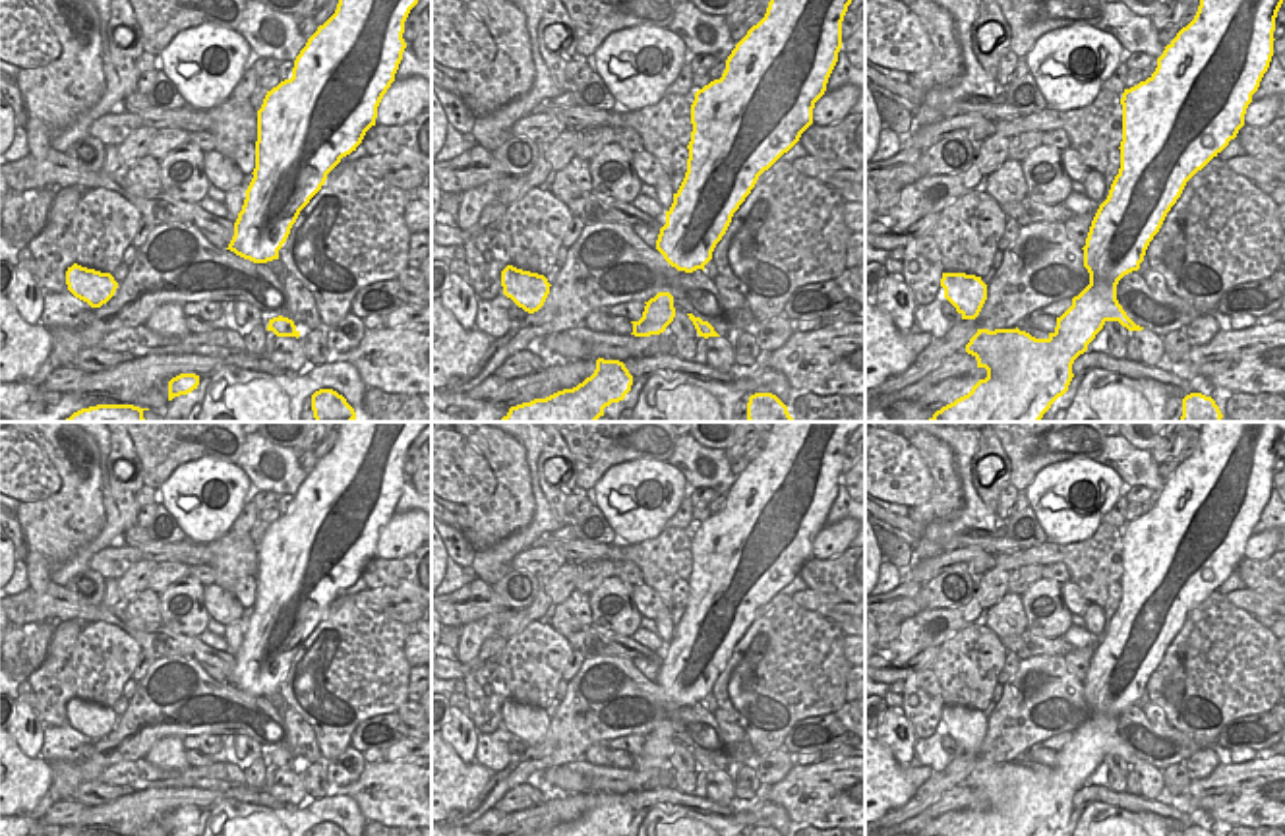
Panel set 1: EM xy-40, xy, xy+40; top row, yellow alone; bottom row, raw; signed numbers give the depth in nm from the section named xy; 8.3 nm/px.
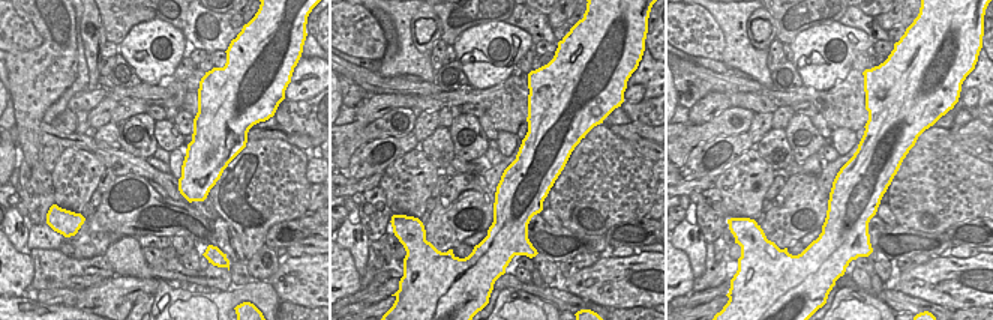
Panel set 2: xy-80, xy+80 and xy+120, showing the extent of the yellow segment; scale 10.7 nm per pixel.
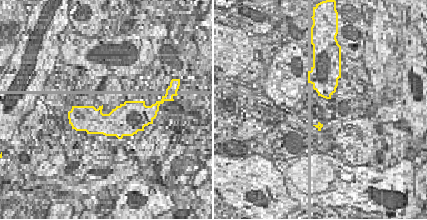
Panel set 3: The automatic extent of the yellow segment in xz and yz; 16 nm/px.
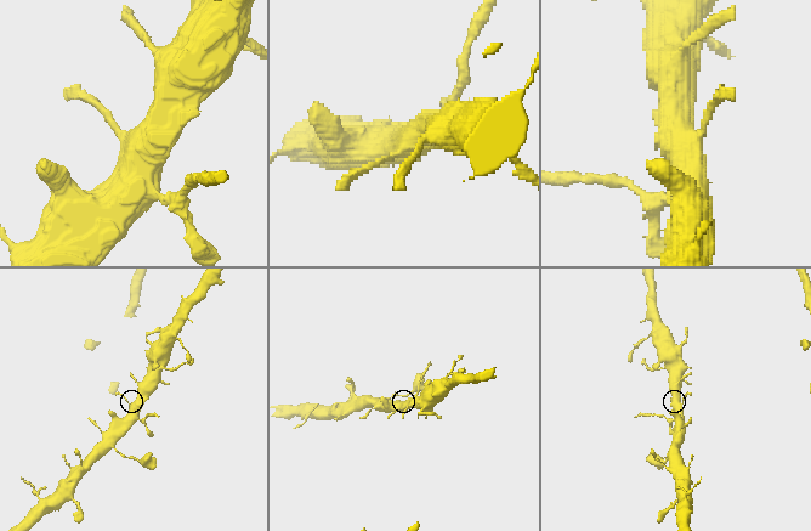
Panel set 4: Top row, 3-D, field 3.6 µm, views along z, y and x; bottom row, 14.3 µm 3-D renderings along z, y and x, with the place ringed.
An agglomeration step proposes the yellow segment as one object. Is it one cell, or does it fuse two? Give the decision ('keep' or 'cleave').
cleave

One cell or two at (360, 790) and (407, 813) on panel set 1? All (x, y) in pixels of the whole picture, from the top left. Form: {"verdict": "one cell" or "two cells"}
{"verdict": "one cell"}

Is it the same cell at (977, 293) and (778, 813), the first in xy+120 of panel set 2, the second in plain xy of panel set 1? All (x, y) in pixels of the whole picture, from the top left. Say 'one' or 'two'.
two

